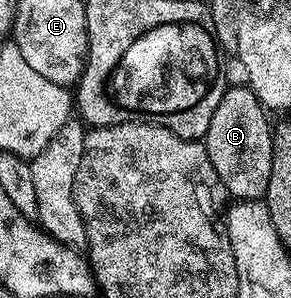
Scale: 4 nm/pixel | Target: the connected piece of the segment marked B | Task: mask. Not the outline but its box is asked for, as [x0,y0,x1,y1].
[203,86,273,201]

